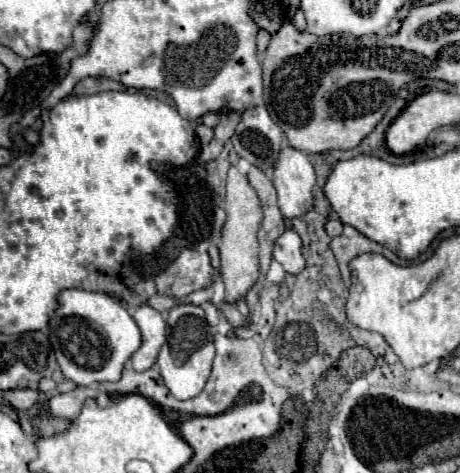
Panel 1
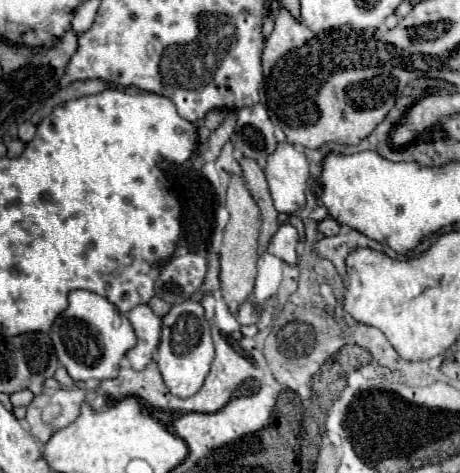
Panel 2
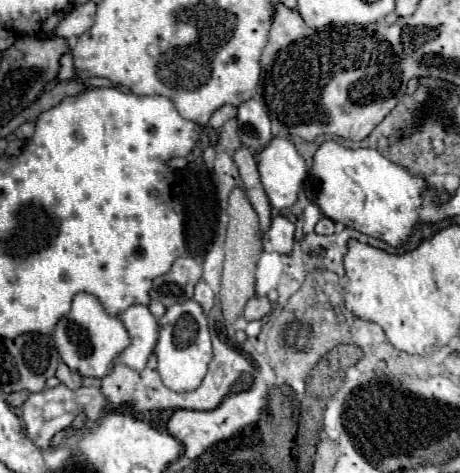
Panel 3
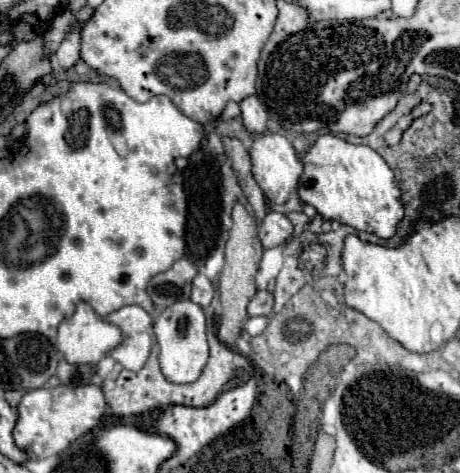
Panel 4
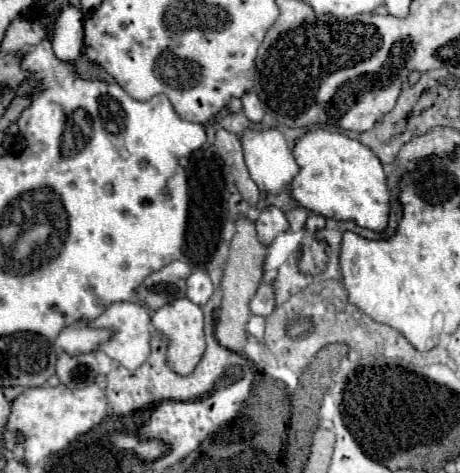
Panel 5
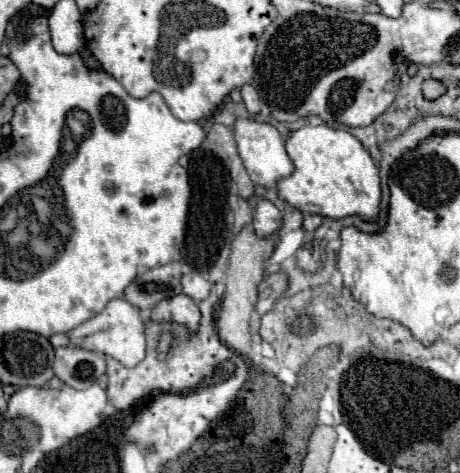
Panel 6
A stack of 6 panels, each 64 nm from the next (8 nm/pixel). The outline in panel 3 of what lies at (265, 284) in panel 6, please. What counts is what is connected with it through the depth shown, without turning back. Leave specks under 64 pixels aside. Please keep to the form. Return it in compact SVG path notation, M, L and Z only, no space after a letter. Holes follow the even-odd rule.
M254 296L248 300L248 304L244 308L244 318L246 320L264 318L270 314L270 310L272 310L272 302L266 296Z

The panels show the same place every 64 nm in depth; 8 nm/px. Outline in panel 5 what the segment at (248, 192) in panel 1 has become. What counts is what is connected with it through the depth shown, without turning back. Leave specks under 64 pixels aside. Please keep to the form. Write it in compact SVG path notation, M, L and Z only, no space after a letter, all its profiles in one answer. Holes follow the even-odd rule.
M242 218L236 222L236 234L232 238L230 244L230 254L228 254L228 262L224 268L224 276L222 276L222 306L220 306L220 316L216 322L216 338L218 342L234 352L244 352L244 346L248 342L248 332L246 332L246 324L252 316L250 312L250 300L254 298L260 282L262 282L262 272L264 272L264 260L268 254L268 246L262 244L256 236L256 228L254 222Z

